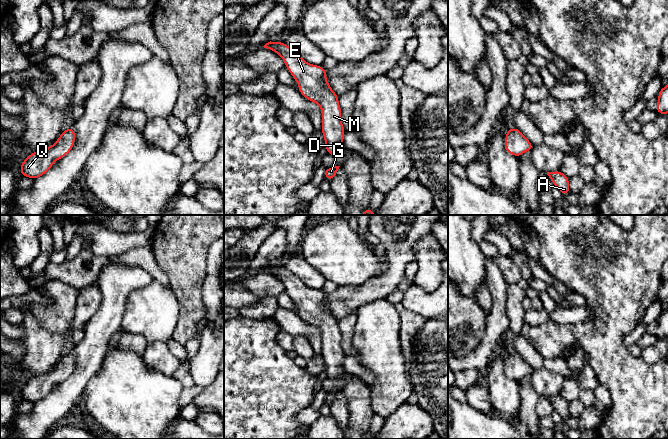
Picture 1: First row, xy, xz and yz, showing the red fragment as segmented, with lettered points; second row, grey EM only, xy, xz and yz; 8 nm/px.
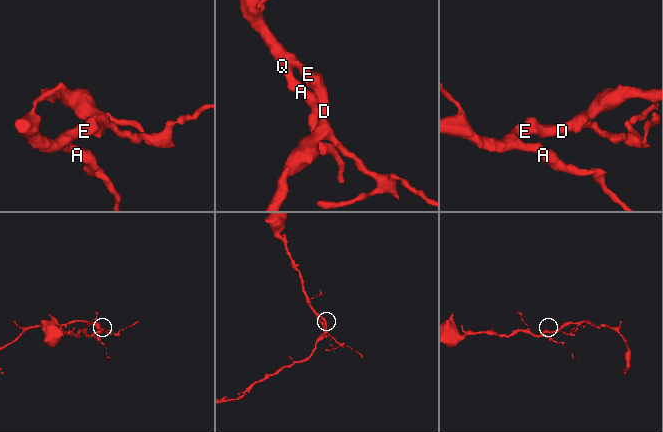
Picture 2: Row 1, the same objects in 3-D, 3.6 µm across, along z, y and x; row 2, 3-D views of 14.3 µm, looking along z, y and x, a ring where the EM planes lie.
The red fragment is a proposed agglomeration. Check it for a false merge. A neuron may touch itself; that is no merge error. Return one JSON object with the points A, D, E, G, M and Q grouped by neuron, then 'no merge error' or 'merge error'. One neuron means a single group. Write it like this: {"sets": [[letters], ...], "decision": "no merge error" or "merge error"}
{"sets": [["A", "D", "E", "G", "M", "Q"]], "decision": "no merge error"}

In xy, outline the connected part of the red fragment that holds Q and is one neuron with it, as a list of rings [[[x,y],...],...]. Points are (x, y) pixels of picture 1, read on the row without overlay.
[[[70,351],[58,361],[54,369],[32,376],[20,389],[20,399],[37,403],[47,397],[55,385],[66,380],[75,368],[75,354]]]

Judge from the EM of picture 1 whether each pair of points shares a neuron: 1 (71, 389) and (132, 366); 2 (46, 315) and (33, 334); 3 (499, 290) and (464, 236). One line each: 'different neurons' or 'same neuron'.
1: different neurons
2: different neurons
3: different neurons

